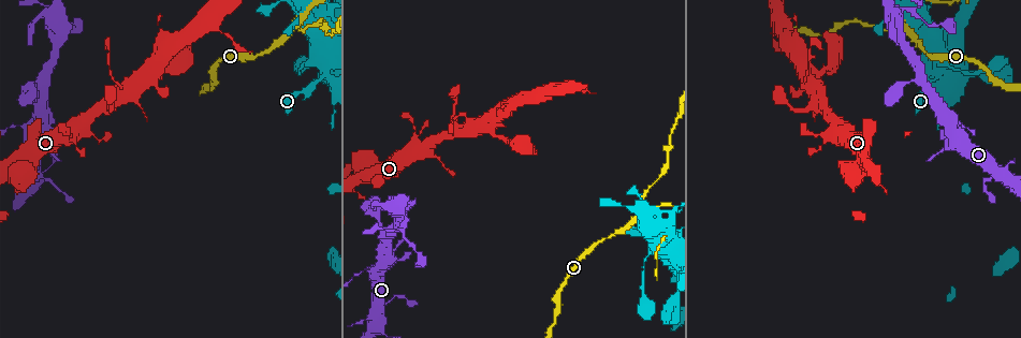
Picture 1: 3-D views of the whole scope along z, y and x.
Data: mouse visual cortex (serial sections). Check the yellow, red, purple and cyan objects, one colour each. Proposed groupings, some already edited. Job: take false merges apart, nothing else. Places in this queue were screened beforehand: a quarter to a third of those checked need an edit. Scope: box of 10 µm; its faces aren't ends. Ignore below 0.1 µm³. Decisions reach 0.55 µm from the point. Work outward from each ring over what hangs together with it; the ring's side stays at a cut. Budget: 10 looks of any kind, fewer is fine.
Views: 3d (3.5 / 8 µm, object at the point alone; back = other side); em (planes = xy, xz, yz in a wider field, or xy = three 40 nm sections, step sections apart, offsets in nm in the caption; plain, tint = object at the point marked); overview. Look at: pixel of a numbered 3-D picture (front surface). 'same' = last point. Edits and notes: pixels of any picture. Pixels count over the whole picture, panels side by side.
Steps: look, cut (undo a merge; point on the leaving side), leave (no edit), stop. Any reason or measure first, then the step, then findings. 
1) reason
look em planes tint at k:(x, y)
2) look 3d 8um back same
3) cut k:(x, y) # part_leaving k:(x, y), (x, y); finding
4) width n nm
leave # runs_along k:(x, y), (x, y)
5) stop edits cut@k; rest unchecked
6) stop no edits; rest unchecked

abrupt turn
look 3d 3.5um at 1:(366, 270)

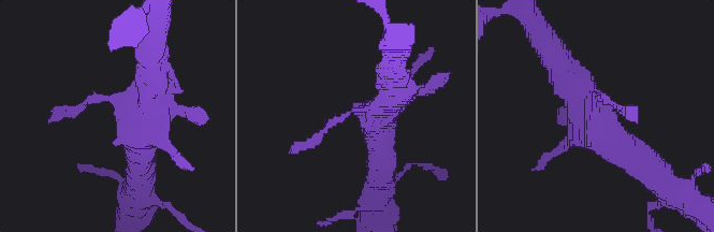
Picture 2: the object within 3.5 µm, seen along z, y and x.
now the EM
look em planes tint at 2:(112, 103)

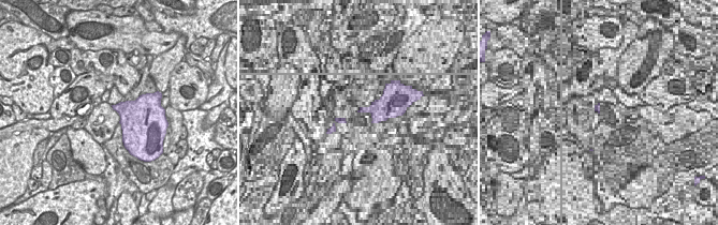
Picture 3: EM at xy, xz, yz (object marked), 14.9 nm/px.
leave # runs_along 2:(139, 149), (142, 119), (102, 96), (69, 116); continuous, no second cell

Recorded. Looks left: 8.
sharp bend
look 3d 3.5um at 1:(54, 19)

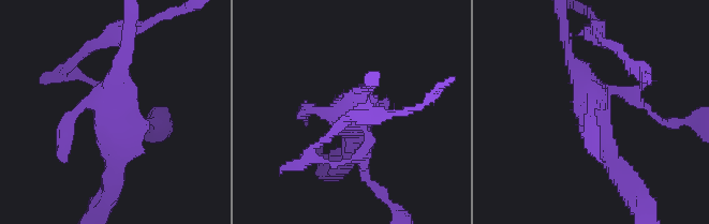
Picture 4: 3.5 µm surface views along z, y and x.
look em xy step 2 tint at 4:(595, 110)

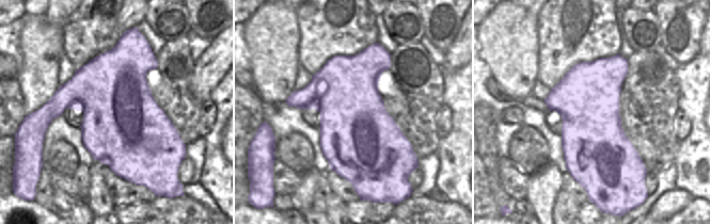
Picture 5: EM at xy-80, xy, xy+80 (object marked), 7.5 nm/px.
cut it another way
look em planes tint same

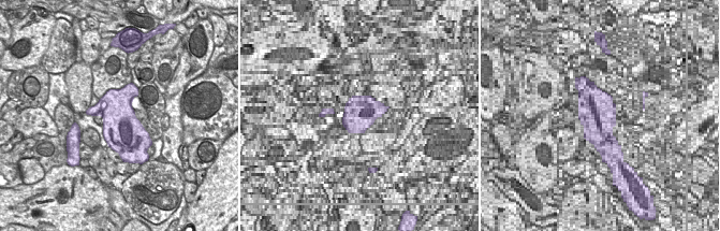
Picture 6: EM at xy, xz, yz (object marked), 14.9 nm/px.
cut 4:(363, 172) # part_leaving 4:(365, 132), (362, 170), (397, 211); a second cell is stuck on

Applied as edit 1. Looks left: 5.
abrupt turn
look 3d 3.5um at 1:(323, 69)

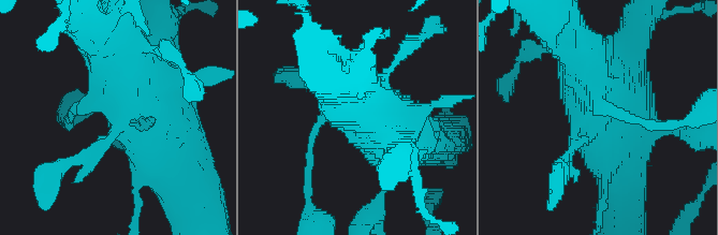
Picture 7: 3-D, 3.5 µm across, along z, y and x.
now the EM
look em planes tint at 7:(113, 115)

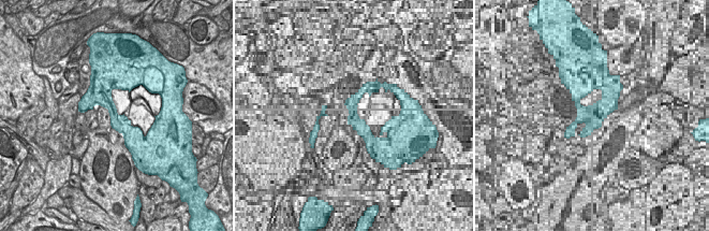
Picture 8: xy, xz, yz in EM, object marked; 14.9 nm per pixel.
arm_widths 150, 150, 400 nm
leave # runs_along 8:(111, 77), (106, 101), (129, 142); one cell here

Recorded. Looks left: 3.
three arms meet
look 3d 3.5um at 1:(301, 25)

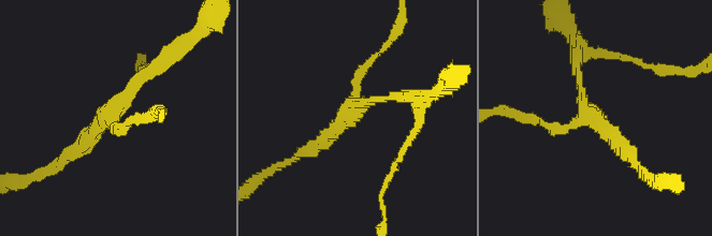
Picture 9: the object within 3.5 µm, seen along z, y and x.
arms 3; arm_widths 150, 150, 250 nm
look em planes tint at 9:(111, 118)

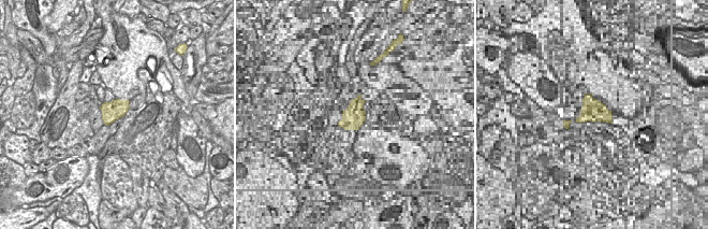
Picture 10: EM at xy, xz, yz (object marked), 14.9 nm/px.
leave # runs_along 9:(308, 148), (345, 120), (358, 74), (381, 49); all the same cell

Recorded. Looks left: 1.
stop edits cut@4; rest unchecked

